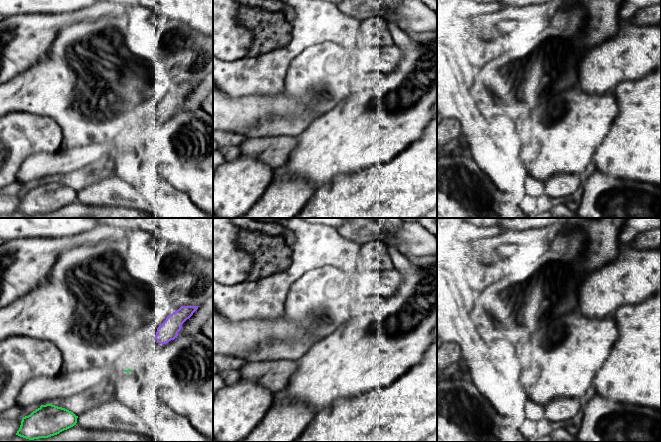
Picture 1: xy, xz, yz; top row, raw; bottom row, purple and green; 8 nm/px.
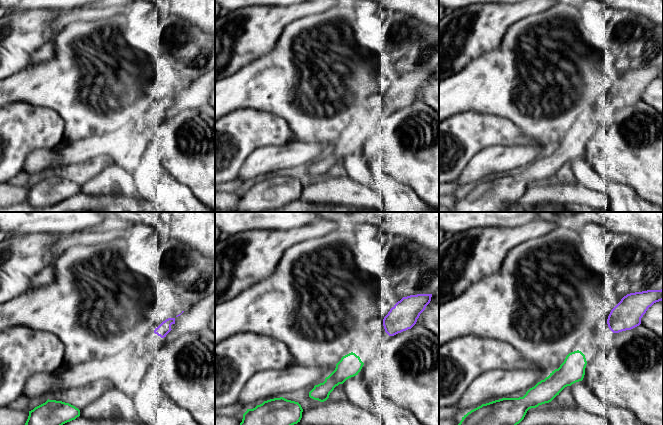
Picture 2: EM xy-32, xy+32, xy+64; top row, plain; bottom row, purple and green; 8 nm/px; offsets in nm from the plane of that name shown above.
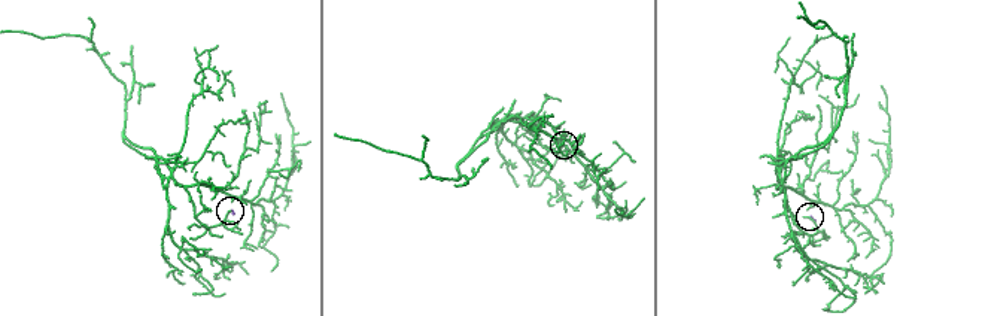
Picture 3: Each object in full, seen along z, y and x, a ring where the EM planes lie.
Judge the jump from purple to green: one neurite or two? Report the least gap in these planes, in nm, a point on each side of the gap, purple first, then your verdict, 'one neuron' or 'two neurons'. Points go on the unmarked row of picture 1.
320 nm apart; from purple across xy (157, 116), (129, 145); one neuron

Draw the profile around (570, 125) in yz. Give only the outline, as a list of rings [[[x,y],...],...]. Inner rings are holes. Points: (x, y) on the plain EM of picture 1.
[[[580,86],[555,92],[537,108],[528,172],[536,179],[545,181],[557,173],[582,175],[590,170],[593,157],[618,113],[619,102],[615,92],[591,94]]]

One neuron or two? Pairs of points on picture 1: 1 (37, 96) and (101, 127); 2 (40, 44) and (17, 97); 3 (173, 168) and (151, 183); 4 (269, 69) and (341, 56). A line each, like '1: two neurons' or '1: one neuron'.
1: one neuron
2: two neurons
3: two neurons
4: two neurons

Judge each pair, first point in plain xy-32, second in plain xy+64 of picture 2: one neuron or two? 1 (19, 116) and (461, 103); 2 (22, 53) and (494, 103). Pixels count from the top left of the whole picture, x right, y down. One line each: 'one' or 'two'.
1: two
2: two

